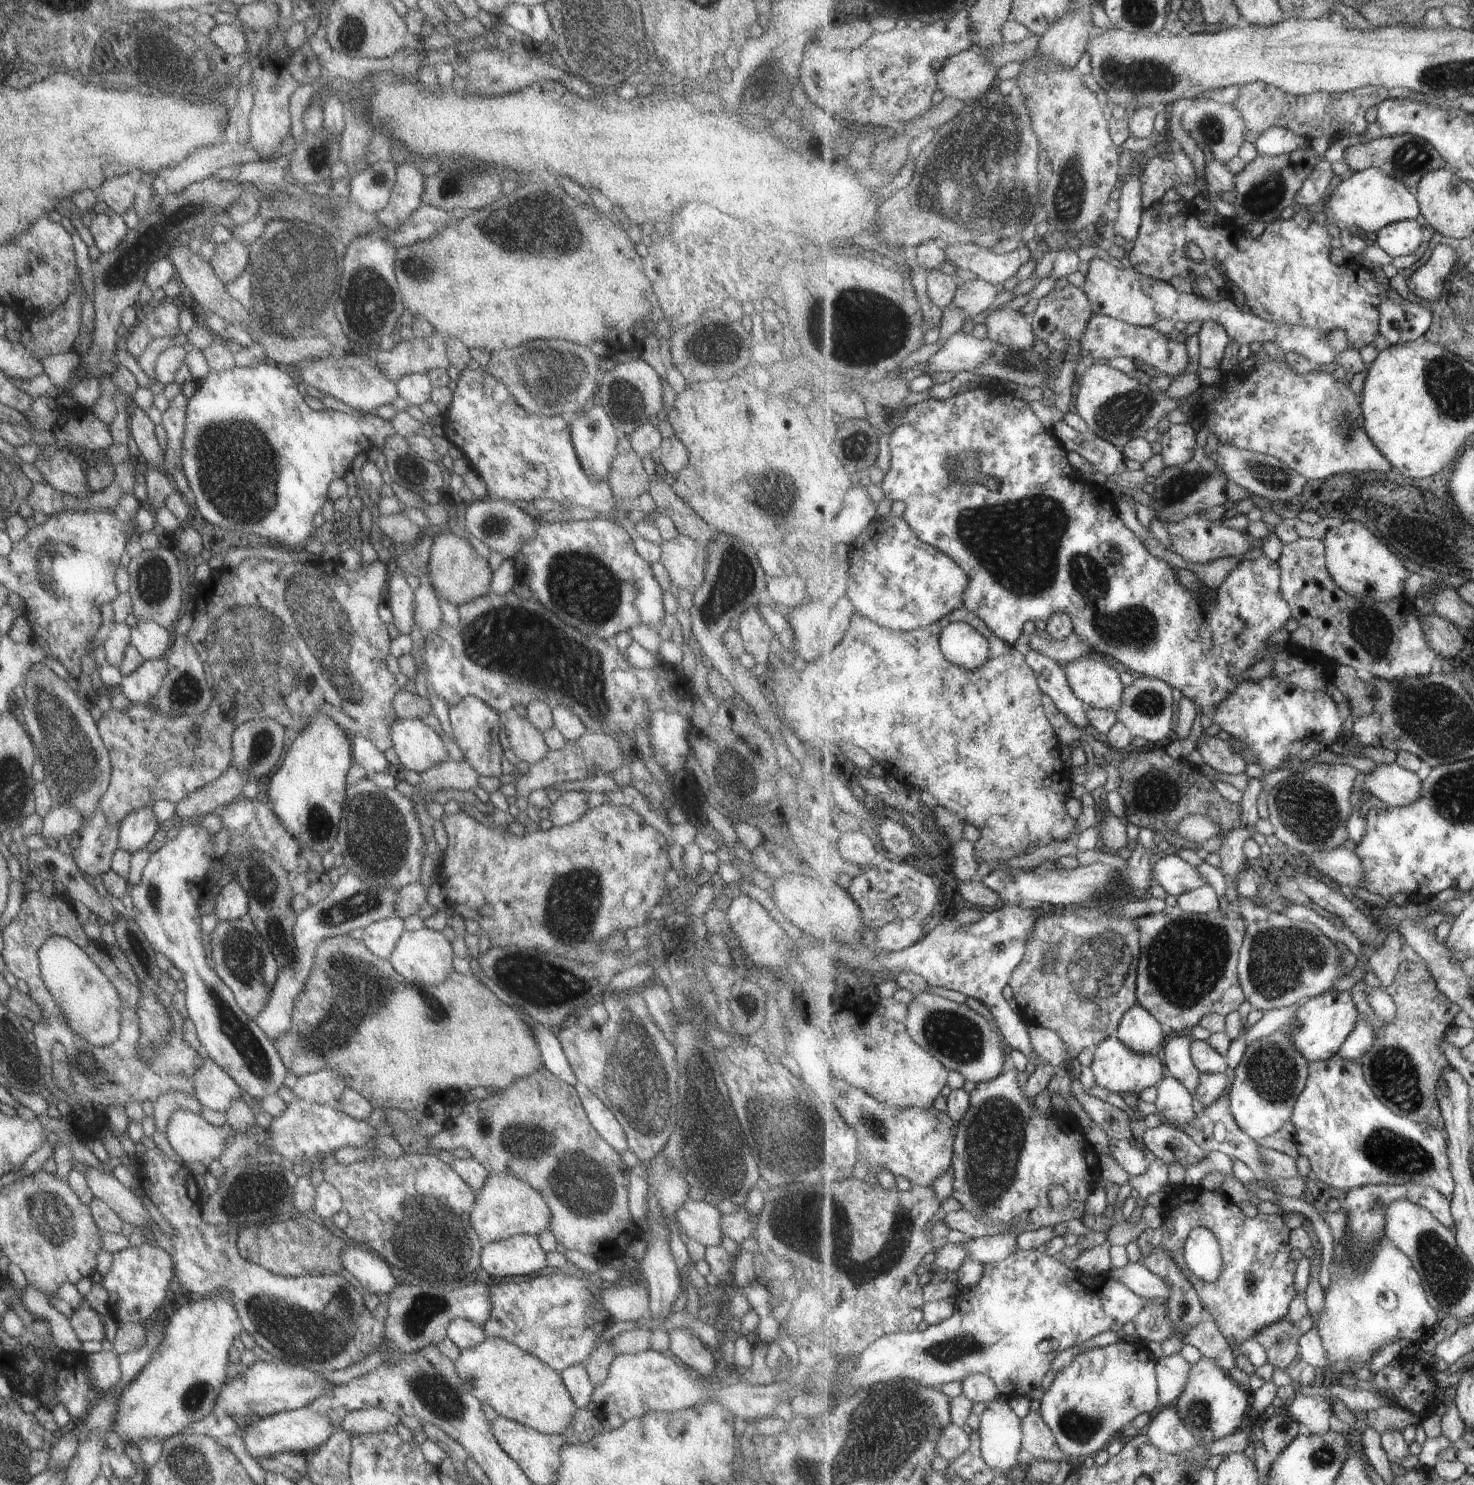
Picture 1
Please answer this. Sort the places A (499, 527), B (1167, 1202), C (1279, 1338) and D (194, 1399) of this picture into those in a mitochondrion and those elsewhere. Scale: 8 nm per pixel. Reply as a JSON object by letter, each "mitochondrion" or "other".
{"A":"mitochondrion","B":"other","C":"mitochondrion","D":"mitochondrion"}

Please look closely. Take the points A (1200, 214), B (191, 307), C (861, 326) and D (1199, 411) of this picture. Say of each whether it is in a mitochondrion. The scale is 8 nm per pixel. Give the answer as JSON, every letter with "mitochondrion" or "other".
{"A":"other","B":"other","C":"mitochondrion","D":"other"}

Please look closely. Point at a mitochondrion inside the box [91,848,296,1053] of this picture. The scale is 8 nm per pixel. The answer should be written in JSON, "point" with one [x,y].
{"point":[242,956]}

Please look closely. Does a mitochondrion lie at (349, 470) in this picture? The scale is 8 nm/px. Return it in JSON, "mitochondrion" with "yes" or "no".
{"mitochondrion":"no"}

